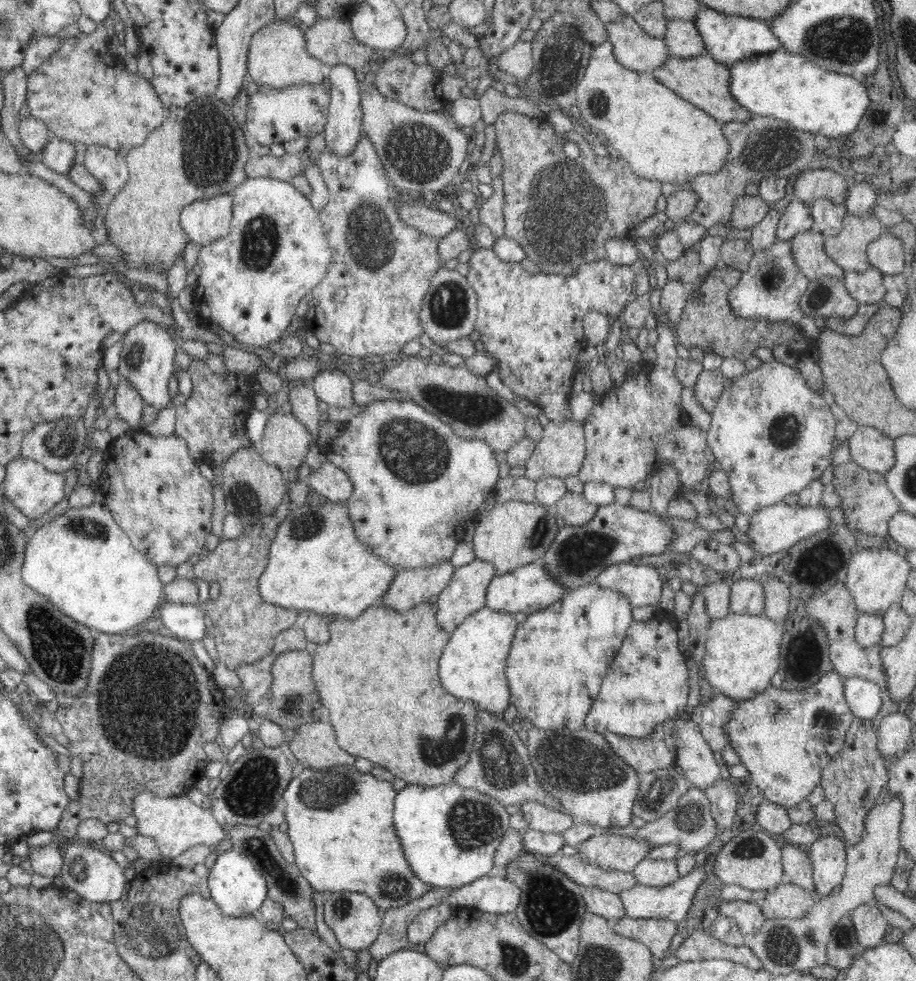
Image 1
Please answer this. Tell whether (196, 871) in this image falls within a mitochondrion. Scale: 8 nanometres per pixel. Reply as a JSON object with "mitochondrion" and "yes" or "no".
{"mitochondrion":"no"}

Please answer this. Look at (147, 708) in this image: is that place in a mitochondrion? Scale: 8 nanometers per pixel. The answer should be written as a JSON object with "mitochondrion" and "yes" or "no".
{"mitochondrion":"yes"}

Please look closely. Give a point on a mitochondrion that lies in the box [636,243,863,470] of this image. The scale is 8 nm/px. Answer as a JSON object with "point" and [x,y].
{"point":[784,430]}

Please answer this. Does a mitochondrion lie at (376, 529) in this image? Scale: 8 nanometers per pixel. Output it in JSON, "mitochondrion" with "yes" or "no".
{"mitochondrion":"no"}

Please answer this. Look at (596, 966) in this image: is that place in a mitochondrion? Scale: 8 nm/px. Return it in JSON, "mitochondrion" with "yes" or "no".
{"mitochondrion":"yes"}

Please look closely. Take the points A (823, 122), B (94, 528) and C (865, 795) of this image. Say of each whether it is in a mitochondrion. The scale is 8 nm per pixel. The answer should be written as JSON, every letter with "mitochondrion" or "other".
{"A":"other","B":"mitochondrion","C":"mitochondrion"}

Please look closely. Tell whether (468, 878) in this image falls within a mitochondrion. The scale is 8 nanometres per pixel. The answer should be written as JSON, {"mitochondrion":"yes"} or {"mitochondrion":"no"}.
{"mitochondrion":"no"}

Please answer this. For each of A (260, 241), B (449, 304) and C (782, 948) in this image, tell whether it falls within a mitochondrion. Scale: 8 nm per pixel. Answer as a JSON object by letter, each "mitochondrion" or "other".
{"A":"mitochondrion","B":"mitochondrion","C":"mitochondrion"}

